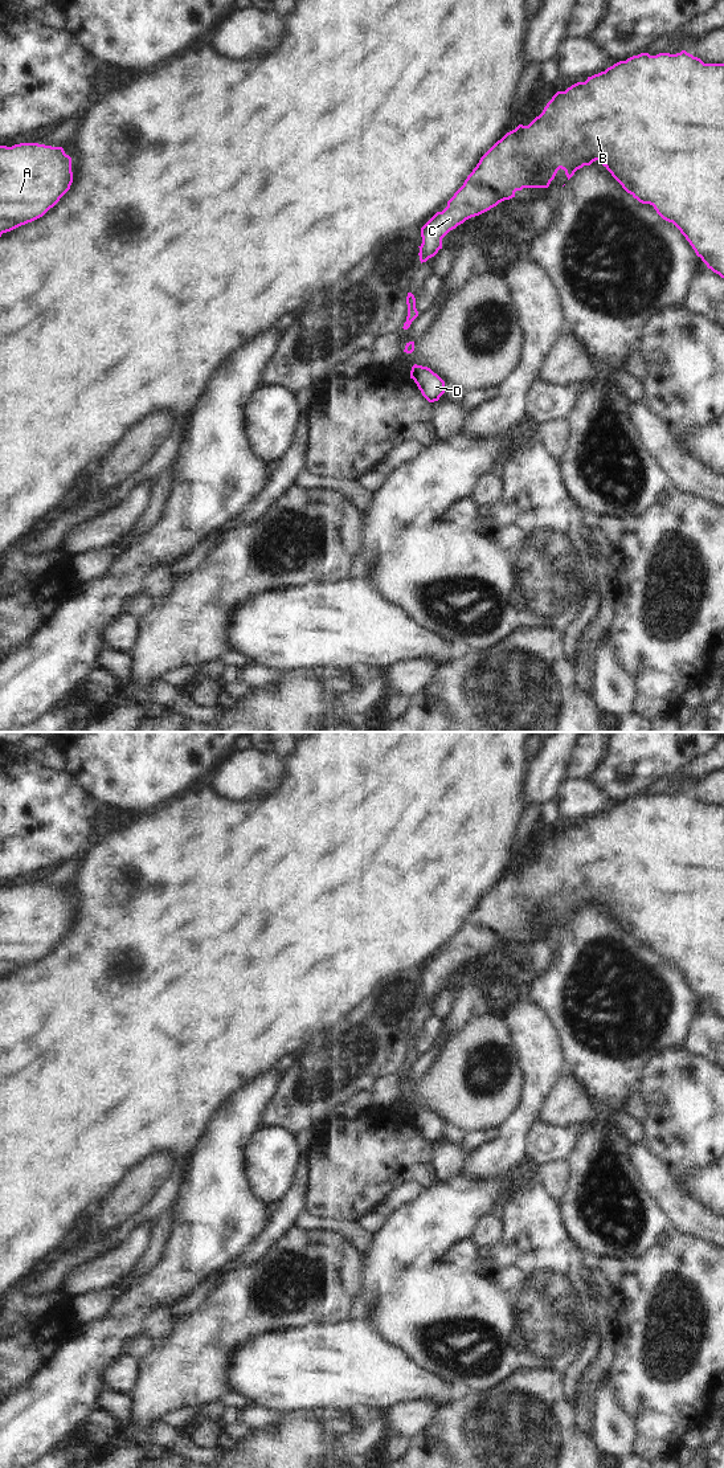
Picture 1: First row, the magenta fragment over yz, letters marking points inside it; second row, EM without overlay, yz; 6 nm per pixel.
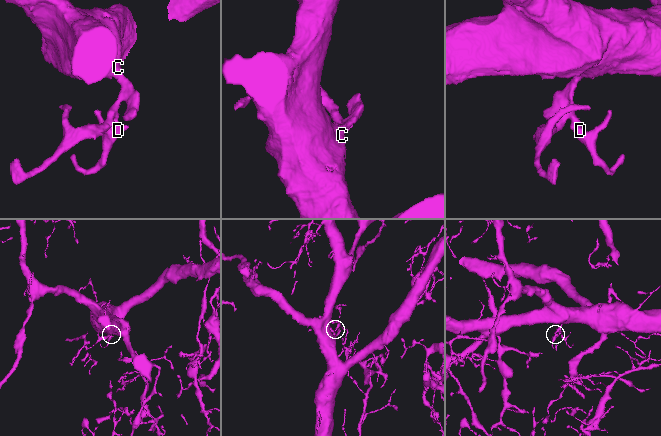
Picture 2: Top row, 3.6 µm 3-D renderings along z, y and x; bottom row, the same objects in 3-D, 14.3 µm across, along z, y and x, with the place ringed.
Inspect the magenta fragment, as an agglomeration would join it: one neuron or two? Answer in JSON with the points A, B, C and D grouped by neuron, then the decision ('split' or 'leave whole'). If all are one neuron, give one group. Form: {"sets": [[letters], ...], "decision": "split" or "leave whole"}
{"sets": [["A", "B", "C", "D"]], "decision": "leave whole"}

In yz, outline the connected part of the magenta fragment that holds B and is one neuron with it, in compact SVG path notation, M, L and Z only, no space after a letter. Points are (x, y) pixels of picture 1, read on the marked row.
M682 50L676 54L659 53L650 56L641 53L626 61L619 61L605 71L588 77L585 82L577 82L565 91L557 91L547 103L543 113L536 116L528 126L519 124L515 130L507 132L498 140L479 160L473 172L467 176L463 185L447 201L442 212L437 212L422 228L422 244L420 248L420 261L426 262L442 249L442 238L466 220L479 216L504 200L515 197L516 191L523 188L548 188L557 171L565 171L568 180L574 172L584 165L590 165L598 160L622 188L642 204L650 204L656 213L666 221L672 222L690 242L696 255L713 273L724 278L724 64L704 64L700 58Z

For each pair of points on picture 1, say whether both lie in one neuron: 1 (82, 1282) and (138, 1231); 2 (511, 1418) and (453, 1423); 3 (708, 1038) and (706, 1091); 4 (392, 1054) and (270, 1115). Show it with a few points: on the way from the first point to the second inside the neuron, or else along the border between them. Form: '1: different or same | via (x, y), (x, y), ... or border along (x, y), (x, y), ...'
1: same | via (98, 1274), (110, 1267), (130, 1247)
2: same | via (497, 1423), (467, 1423)
3: different | border along (683, 1047), (704, 1056), (710, 1062)
4: same | via (362, 1055), (352, 1055), (335, 1067), (301, 1101)

